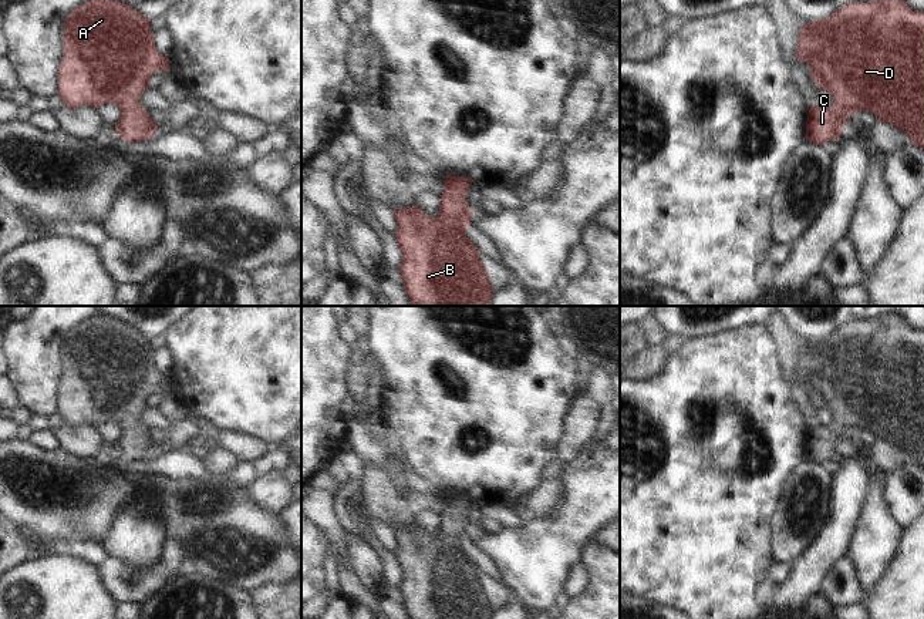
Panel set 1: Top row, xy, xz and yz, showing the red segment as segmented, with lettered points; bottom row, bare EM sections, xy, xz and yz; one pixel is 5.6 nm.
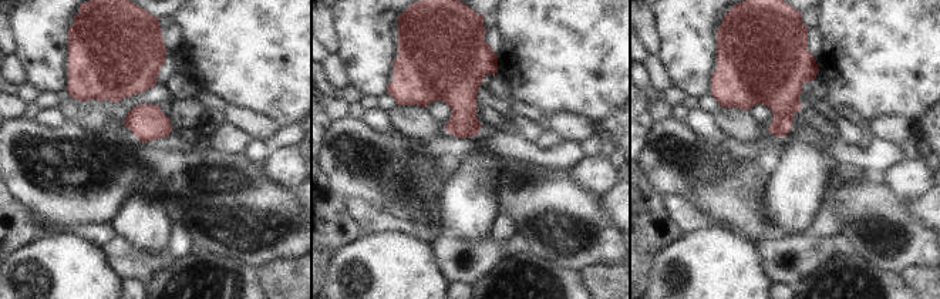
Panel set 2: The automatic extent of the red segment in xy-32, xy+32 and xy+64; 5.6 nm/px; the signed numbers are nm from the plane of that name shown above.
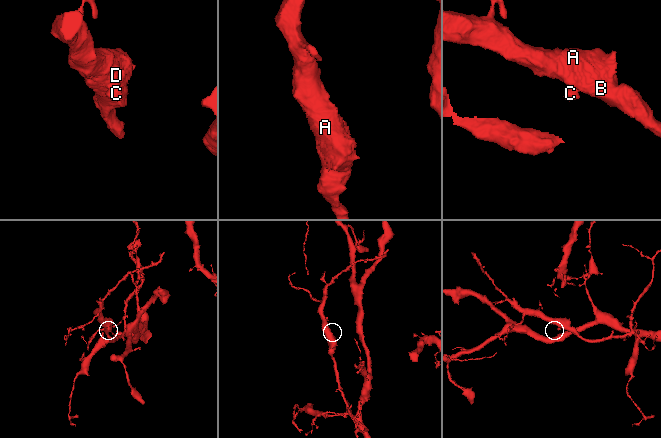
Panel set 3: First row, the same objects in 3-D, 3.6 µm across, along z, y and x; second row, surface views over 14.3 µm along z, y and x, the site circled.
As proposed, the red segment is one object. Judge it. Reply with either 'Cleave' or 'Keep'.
Keep

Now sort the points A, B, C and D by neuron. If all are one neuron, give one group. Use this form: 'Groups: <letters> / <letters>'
Groups: A B C D

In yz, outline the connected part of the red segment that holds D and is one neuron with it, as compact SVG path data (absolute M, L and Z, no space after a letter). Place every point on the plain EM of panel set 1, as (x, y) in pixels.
M898 314L869 322L852 320L826 337L800 344L796 354L799 366L796 377L810 383L810 396L819 408L826 408L832 417L830 427L810 424L806 440L806 458L816 464L839 458L844 441L856 430L869 430L879 441L890 441L904 450L911 462L924 468L924 330L913 329Z

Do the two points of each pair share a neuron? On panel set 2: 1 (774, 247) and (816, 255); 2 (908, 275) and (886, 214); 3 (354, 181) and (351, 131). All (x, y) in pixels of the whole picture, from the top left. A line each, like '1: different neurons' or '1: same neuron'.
1: same neuron
2: different neurons
3: same neuron

